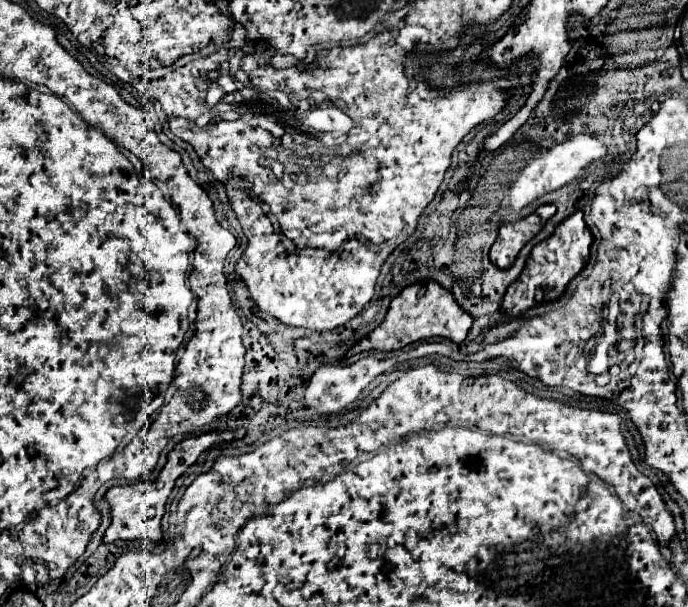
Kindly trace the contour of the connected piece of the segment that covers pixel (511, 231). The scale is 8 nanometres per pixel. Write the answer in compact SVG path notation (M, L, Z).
M533 212L531 216L515 222L515 224L503 224L499 228L499 236L489 252L491 262L503 270L509 268L515 262L519 250L543 228L543 224L545 224L545 220L537 212Z

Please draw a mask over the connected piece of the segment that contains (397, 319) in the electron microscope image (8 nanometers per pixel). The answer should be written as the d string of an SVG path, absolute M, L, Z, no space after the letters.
M435 282L407 286L399 296L395 296L391 300L387 314L391 314L391 318L389 318L391 322L385 322L385 324L381 322L377 328L373 328L363 340L359 340L351 348L351 354L359 354L359 352L367 352L367 350L391 352L405 344L435 338L435 336L449 338L451 342L461 344L467 338L467 332L473 324L473 318L465 310L459 310L459 306L455 306L455 298L451 298L451 294Z

